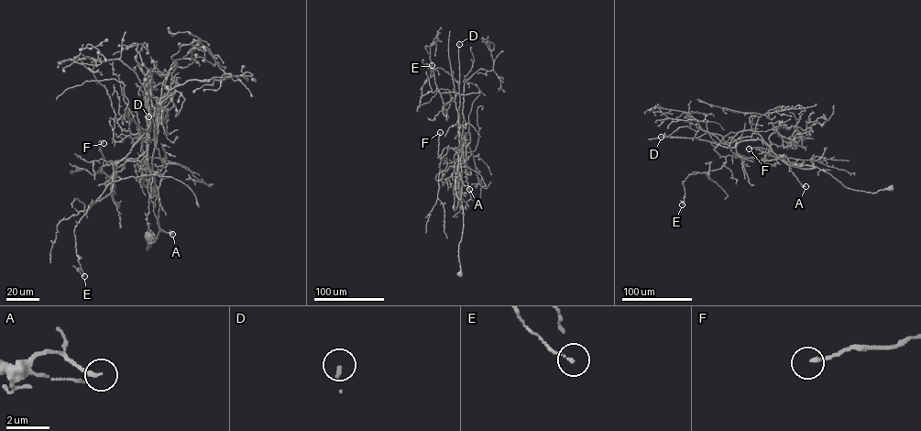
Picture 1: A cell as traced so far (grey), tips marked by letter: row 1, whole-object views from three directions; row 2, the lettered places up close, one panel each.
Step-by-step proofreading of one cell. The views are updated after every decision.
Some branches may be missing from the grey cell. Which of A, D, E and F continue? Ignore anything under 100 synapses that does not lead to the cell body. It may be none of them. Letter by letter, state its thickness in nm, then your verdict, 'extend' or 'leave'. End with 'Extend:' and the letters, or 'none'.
A: 170 nm | leave
D: 150 nm | extend
E: 130 nm | leave
F: 140 nm | leave
Extend: D

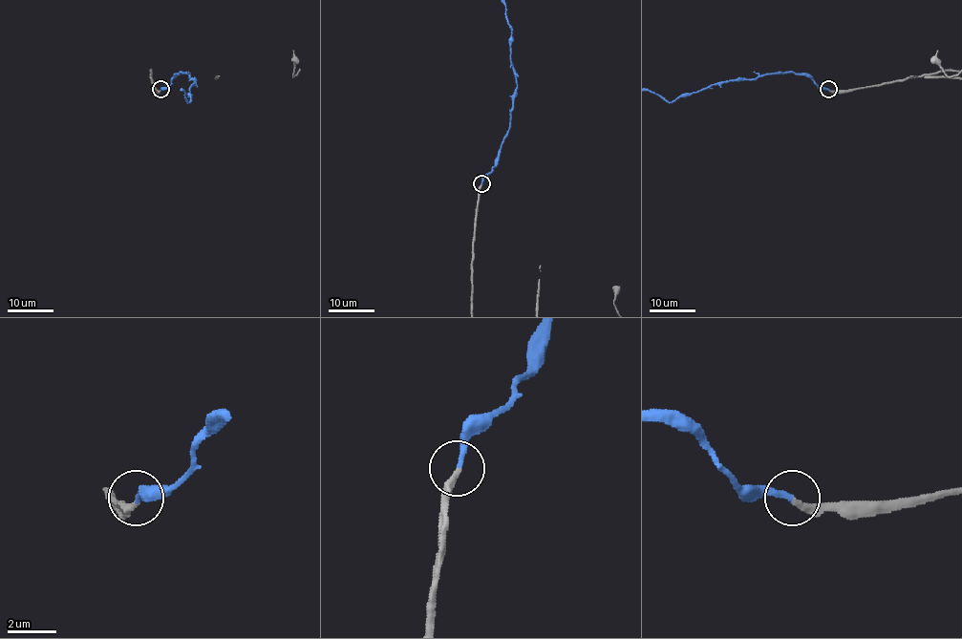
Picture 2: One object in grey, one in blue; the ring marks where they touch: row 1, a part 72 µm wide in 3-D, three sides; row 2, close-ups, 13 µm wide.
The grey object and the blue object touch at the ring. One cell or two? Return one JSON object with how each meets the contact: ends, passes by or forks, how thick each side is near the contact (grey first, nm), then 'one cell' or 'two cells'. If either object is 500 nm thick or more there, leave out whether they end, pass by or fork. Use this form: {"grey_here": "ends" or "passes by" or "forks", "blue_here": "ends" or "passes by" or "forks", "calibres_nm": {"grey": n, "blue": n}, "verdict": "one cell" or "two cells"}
{"grey_here": "ends", "blue_here": "ends", "calibres_nm": {"grey": 200, "blue": 240}, "verdict": "one cell"}

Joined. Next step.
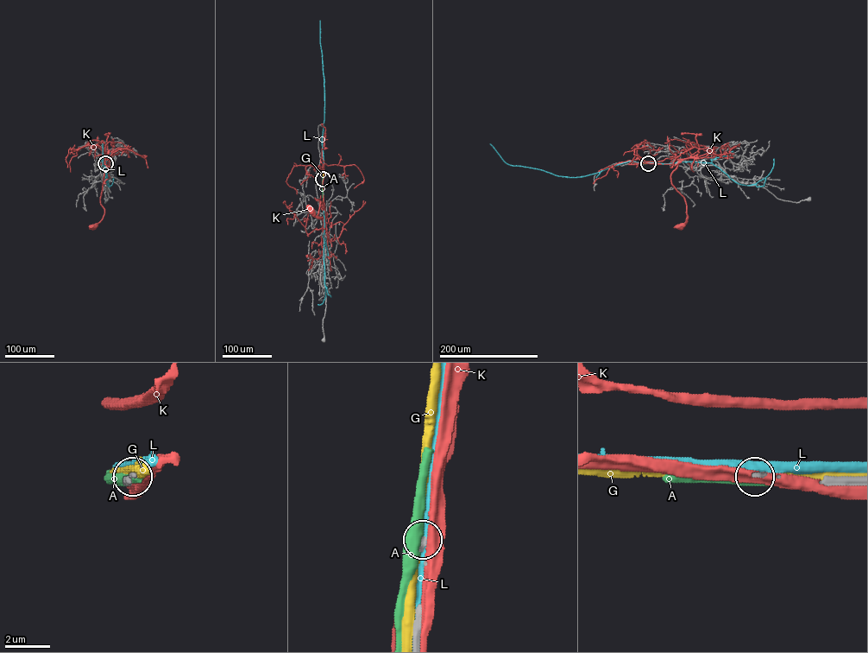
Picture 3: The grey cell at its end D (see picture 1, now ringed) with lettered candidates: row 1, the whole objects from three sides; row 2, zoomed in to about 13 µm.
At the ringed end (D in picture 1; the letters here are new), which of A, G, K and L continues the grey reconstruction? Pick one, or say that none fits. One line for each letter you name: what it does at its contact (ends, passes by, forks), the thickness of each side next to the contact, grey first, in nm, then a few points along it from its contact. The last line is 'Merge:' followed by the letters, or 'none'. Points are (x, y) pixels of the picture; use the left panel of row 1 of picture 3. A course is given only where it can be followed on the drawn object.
Merge: none

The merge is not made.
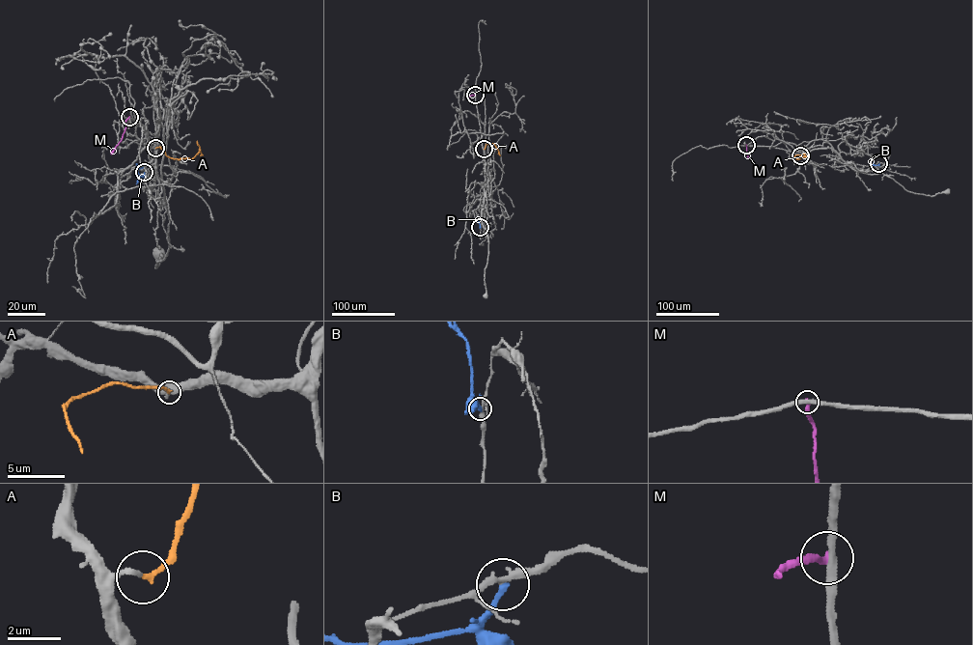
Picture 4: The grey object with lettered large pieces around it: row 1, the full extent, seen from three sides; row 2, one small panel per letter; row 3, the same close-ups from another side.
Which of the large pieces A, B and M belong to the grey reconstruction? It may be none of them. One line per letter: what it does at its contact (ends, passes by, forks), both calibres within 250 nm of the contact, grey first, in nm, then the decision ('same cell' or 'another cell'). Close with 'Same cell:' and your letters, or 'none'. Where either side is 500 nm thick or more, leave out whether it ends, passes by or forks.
A: it ends; calibres 170 and 190 nm; same cell
B: it ends; calibres 240 and 220 nm; another cell
M: it ends; calibres 320 and 240 nm; another cell
Same cell: A

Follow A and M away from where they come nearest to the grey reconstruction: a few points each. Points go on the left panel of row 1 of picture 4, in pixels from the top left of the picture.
A: (155, 148), (159, 146), (167, 156), (174, 159), (191, 159), (199, 152), (197, 141)
M: (129, 117), (122, 140), (111, 154)

